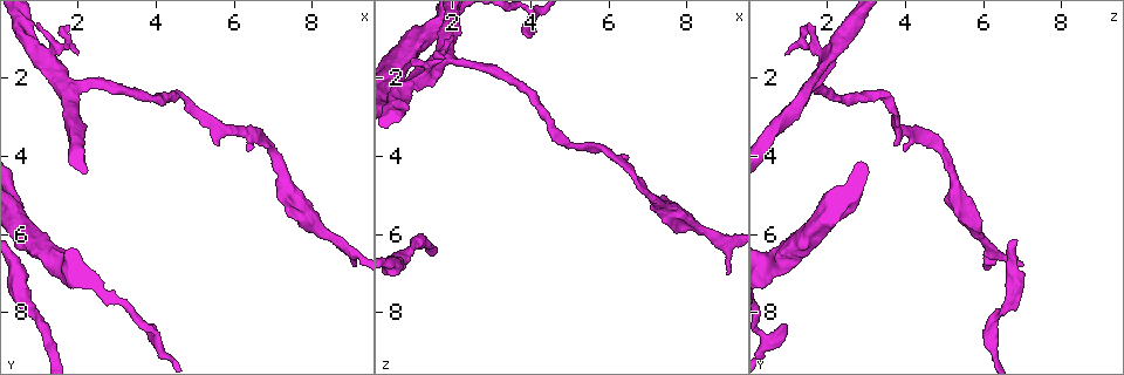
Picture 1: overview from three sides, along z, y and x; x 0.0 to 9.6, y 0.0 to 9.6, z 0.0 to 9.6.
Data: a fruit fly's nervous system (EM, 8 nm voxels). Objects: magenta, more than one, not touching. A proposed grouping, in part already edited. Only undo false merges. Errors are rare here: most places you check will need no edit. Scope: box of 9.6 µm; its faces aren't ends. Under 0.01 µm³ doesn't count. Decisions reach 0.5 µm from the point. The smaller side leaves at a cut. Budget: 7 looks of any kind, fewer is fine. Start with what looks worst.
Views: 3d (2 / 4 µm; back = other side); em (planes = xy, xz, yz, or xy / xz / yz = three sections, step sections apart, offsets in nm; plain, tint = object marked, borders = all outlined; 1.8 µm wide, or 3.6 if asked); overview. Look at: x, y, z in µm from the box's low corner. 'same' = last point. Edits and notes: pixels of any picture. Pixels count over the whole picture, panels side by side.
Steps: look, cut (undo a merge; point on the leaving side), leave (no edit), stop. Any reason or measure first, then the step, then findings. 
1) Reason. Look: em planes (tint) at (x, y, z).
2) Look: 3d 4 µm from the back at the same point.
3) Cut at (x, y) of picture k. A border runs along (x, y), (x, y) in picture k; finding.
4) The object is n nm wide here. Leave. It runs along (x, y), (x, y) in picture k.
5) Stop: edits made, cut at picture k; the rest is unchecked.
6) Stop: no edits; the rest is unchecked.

Looks like a crossing. Look: 3d 4 µm from the back at (2.15, 2.20, 1.55).

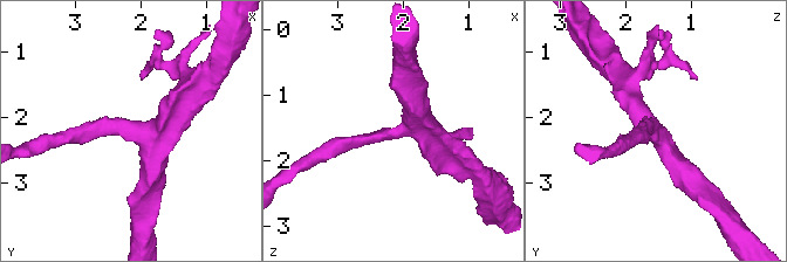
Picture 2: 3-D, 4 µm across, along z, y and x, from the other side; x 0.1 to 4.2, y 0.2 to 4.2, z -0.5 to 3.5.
4 arms meet here. Look: em yz step 4 (tint) at (2.10, 2.20, 1.55).

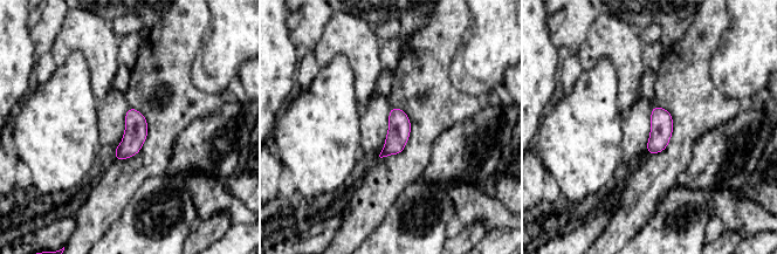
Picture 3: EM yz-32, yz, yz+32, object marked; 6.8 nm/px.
Look: em xy step 16 (borders) at the same point.

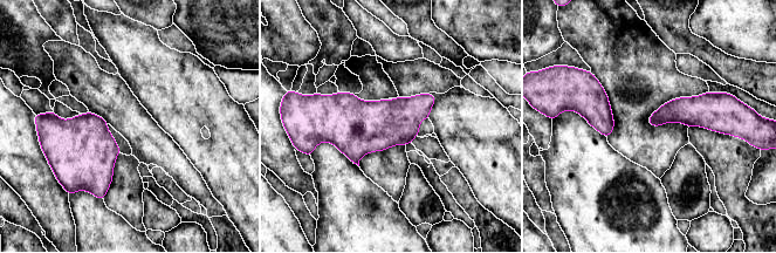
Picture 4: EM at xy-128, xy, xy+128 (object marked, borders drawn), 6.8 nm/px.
Leave. Continuous, no second neuron.

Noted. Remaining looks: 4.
Sudden change in width. Look: 3d 2 µm at (0.55, 7.70, 6.80).

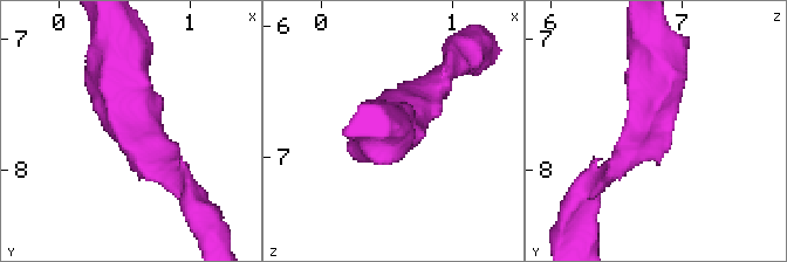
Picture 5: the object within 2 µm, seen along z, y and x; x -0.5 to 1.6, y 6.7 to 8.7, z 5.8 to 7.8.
Now the EM. Look: em planes (borders) at (0.60, 7.72, 6.74).

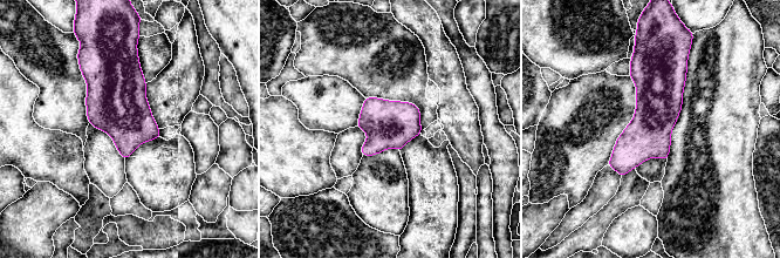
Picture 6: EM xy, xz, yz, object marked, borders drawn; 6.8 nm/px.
Leave. All the same neuron.

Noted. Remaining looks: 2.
Arms part here. Look: em planes (plain) at (8.90, 6.45, 6.25).

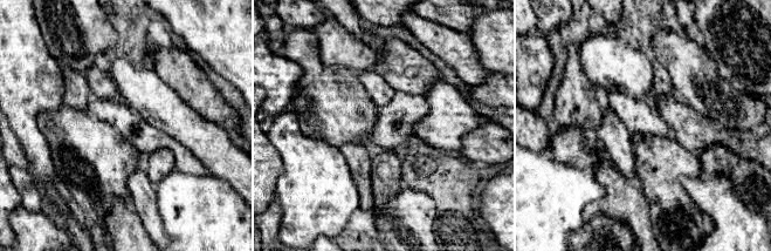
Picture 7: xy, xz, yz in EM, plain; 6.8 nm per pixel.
Look: em planes (tint) at the same point.

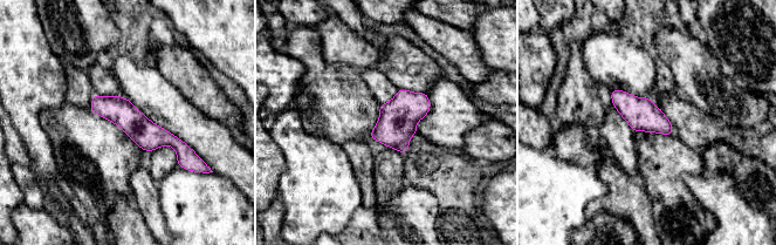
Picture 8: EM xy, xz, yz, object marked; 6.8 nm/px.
Leave. It runs along (96, 97), (148, 136), (171, 140), (184, 160) in picture 8; one neuron here.

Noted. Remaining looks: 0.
Stop: no edits; the rest is unchecked.

